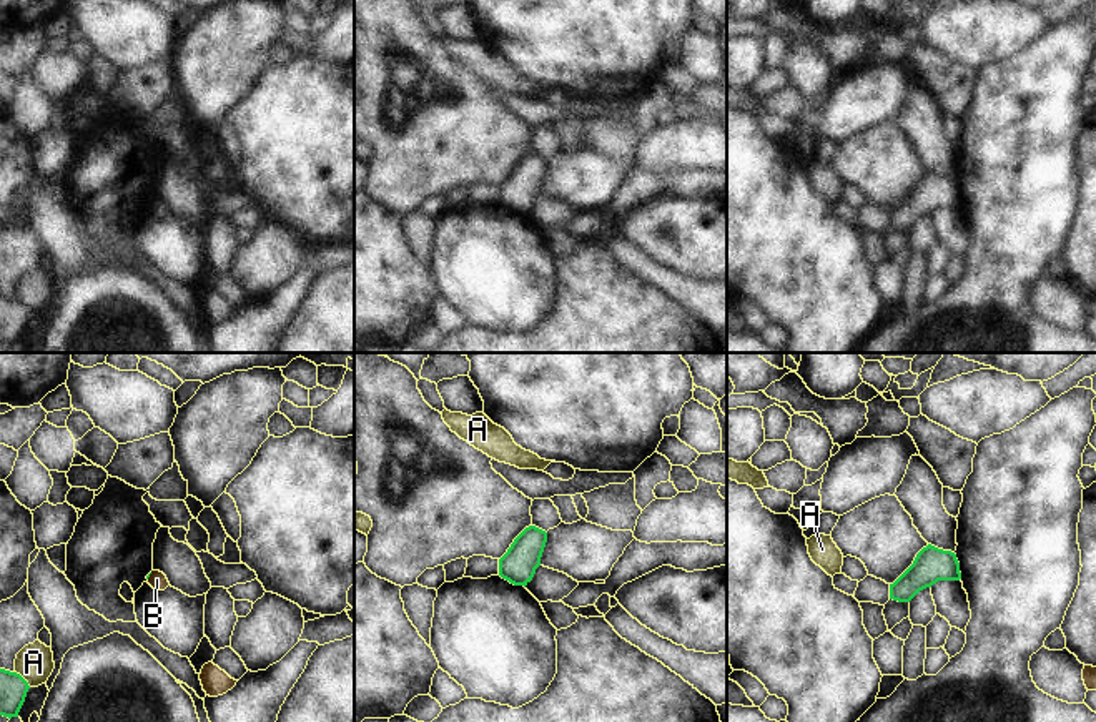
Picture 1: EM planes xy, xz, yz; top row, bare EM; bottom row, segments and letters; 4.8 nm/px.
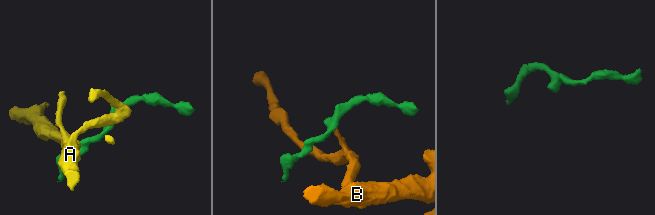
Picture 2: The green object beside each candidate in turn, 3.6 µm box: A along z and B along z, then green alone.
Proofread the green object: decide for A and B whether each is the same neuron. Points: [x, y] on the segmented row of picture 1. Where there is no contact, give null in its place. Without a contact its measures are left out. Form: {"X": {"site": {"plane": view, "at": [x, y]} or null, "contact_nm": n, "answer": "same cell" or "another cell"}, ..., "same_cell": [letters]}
{"A": {"site": {"plane": "xy", "at": [24, 679]}, "contact_nm": 110, "answer": "another cell"}, "B": {"site": {"plane": "xy", "at": [148, 576]}, "contact_nm": 40, "answer": "another cell"}, "same_cell": []}

